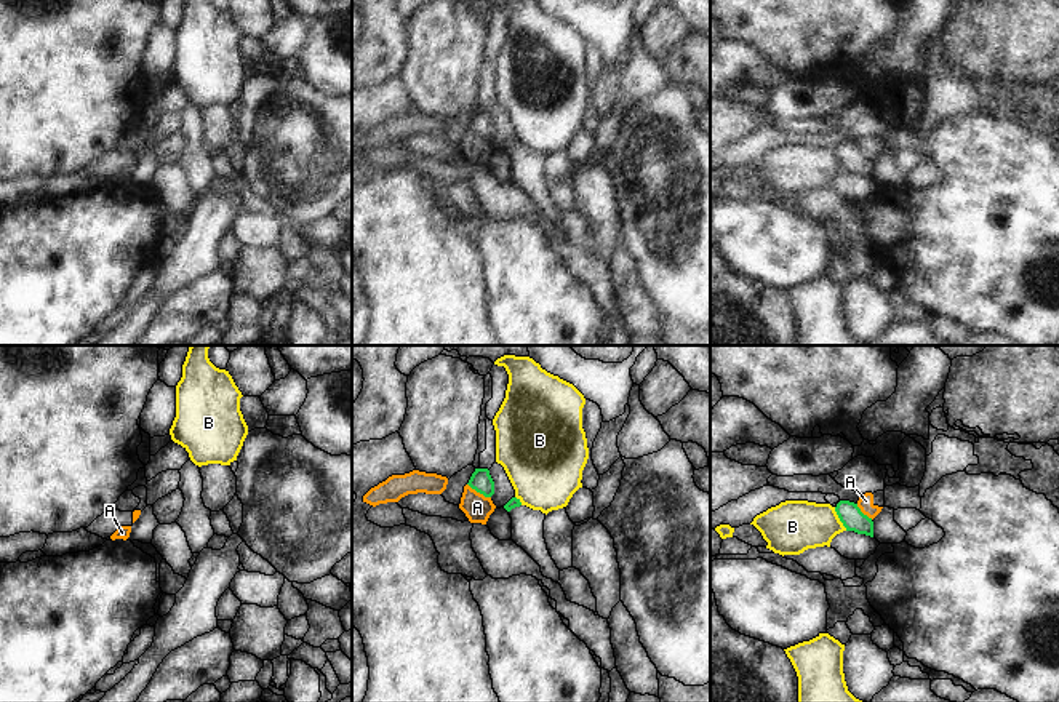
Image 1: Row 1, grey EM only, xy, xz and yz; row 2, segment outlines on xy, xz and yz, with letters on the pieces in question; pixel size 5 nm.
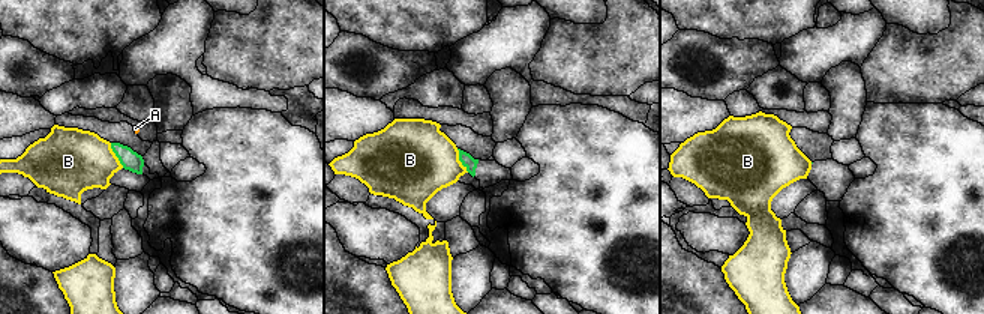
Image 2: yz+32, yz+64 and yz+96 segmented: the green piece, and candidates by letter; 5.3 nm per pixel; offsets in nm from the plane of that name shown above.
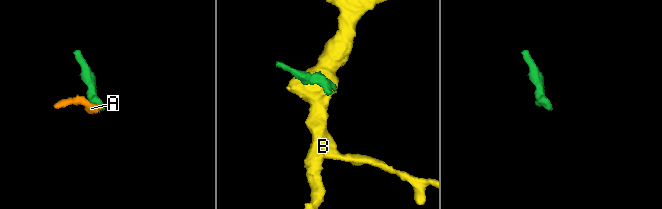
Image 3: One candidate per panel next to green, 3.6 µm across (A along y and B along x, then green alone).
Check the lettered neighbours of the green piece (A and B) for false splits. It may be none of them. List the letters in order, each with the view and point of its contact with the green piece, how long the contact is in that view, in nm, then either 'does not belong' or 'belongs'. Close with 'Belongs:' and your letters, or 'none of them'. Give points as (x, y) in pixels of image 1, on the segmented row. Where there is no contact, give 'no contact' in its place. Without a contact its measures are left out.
A: contact xz (479, 491); length 140 nm; does not belong
B: contact yz (839, 517); length 140 nm; does not belong
Belongs: none of them

